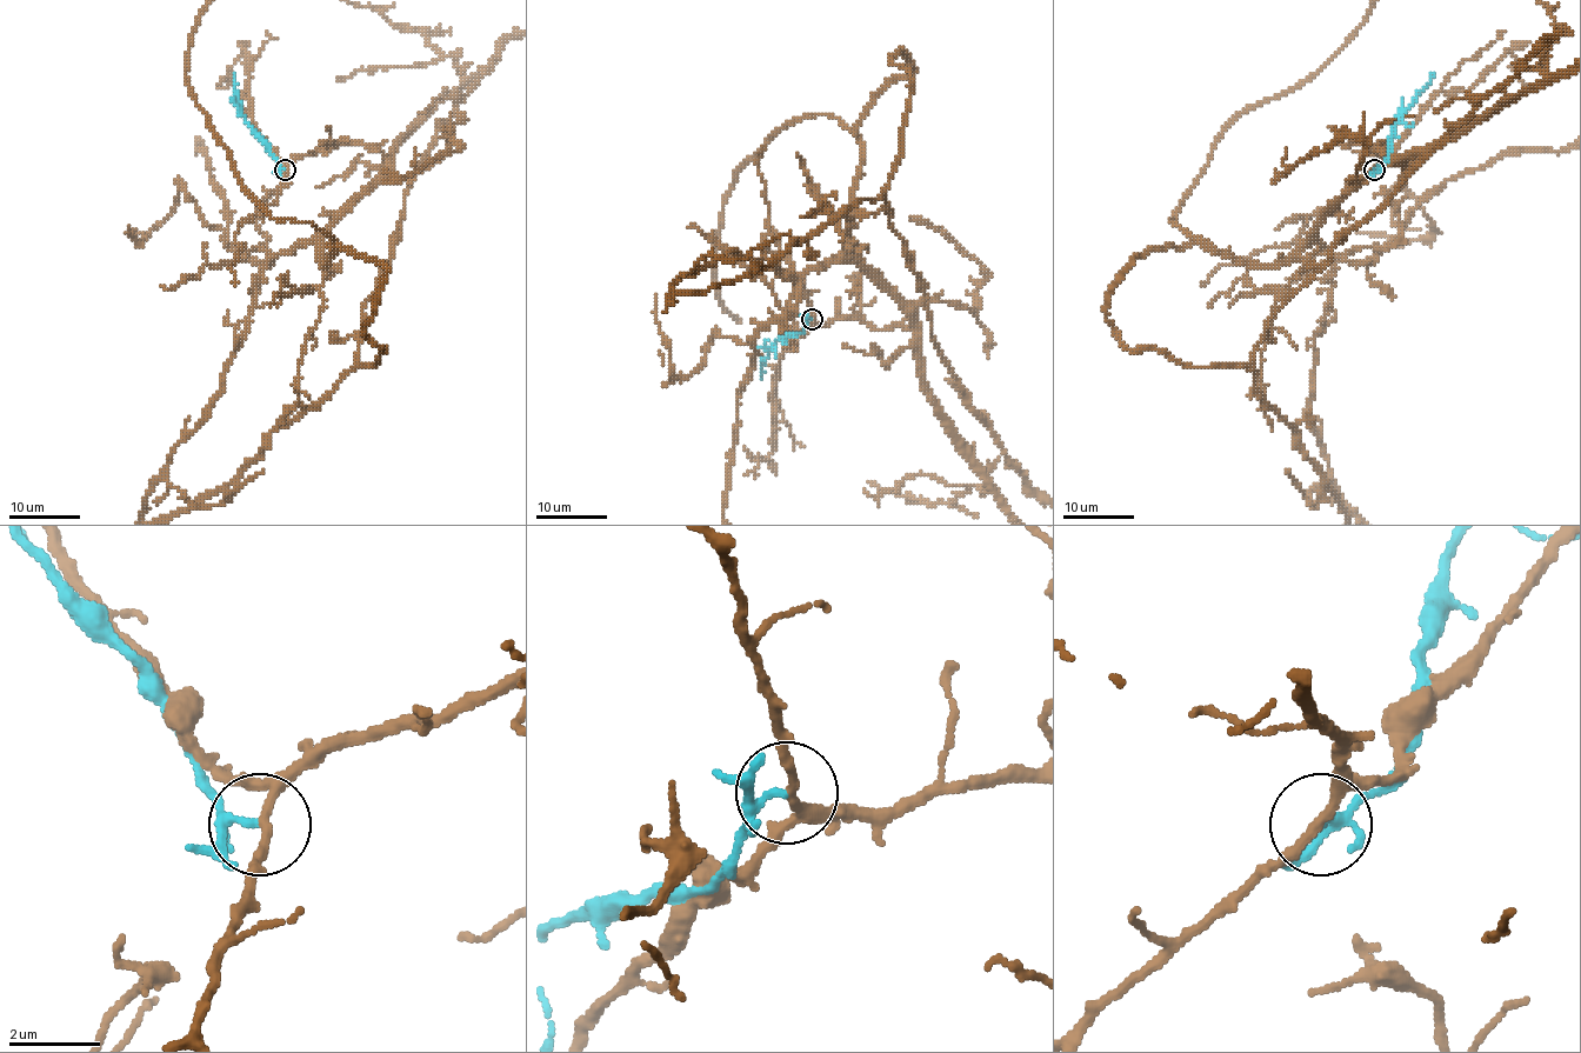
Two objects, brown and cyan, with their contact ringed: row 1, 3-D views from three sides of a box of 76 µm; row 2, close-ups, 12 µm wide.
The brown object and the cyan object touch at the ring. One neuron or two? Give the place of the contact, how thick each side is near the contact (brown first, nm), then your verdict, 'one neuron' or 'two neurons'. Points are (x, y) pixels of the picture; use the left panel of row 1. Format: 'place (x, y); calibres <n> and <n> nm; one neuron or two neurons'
place (285, 170); calibres 200 and 110 nm; two neurons

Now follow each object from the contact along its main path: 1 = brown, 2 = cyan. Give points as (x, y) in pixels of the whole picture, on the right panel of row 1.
1: (1375, 170), (1383, 141), (1278, 261), (1212, 253), (1169, 221), (1226, 127), (1358, 28)
2: (1375, 170), (1386, 162), (1391, 133), (1433, 74)

